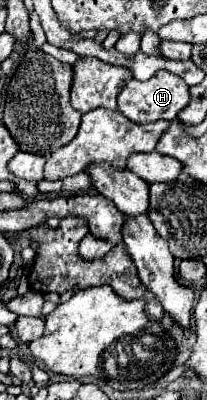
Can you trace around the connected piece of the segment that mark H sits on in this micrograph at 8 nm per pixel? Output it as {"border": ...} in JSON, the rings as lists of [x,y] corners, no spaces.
{"border":[[[160,70],[154,74],[150,80],[140,82],[140,80],[130,80],[124,90],[118,96],[118,110],[130,118],[136,124],[150,124],[156,120],[174,120],[176,114],[190,102],[190,92],[186,82],[178,78],[176,74],[170,74],[168,70]]]}

